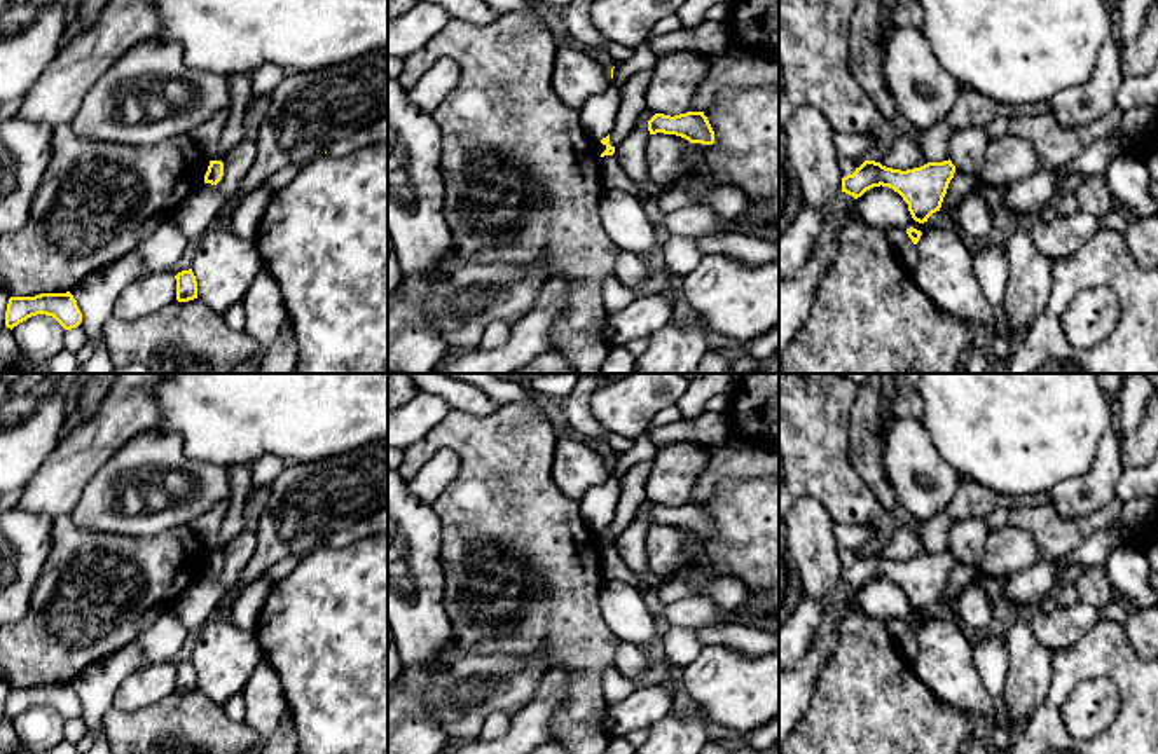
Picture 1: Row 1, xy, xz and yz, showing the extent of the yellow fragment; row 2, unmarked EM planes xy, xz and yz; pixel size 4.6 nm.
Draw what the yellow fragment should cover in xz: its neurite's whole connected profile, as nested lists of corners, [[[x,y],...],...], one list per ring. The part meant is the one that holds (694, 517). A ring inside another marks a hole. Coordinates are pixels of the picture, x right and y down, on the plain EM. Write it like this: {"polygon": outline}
{"polygon": [[[686,503],[679,506],[664,506],[655,504],[648,511],[650,525],[664,524],[664,525],[676,525],[690,534],[702,534],[713,536],[714,534],[714,522],[704,506],[704,503]]]}

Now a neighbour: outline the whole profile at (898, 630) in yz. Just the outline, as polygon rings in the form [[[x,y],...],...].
[[[889,620],[886,623],[886,628],[887,628],[891,641],[896,644],[900,655],[903,656],[903,660],[913,665],[917,653],[919,653],[919,646],[906,621]]]

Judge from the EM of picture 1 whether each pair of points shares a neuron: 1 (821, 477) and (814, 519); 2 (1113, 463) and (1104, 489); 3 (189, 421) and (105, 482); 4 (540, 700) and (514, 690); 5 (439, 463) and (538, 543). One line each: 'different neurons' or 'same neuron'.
1: different neurons
2: same neuron
3: different neurons
4: different neurons
5: different neurons

